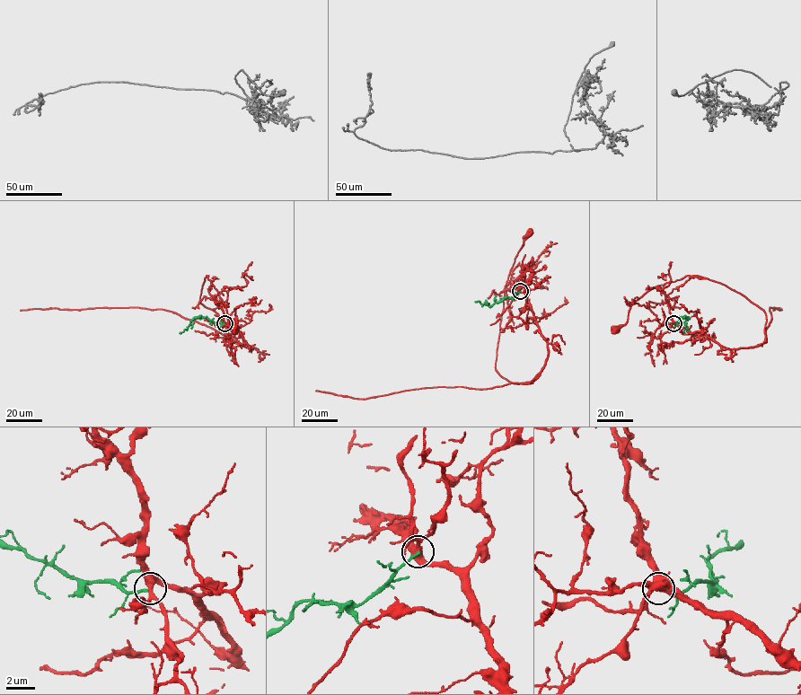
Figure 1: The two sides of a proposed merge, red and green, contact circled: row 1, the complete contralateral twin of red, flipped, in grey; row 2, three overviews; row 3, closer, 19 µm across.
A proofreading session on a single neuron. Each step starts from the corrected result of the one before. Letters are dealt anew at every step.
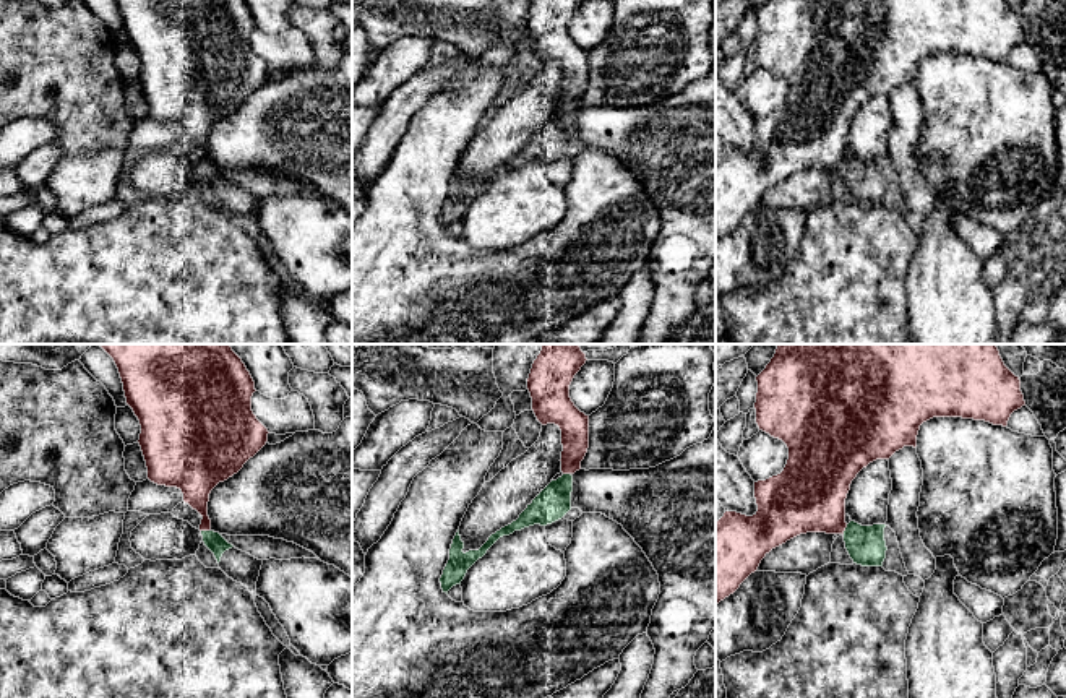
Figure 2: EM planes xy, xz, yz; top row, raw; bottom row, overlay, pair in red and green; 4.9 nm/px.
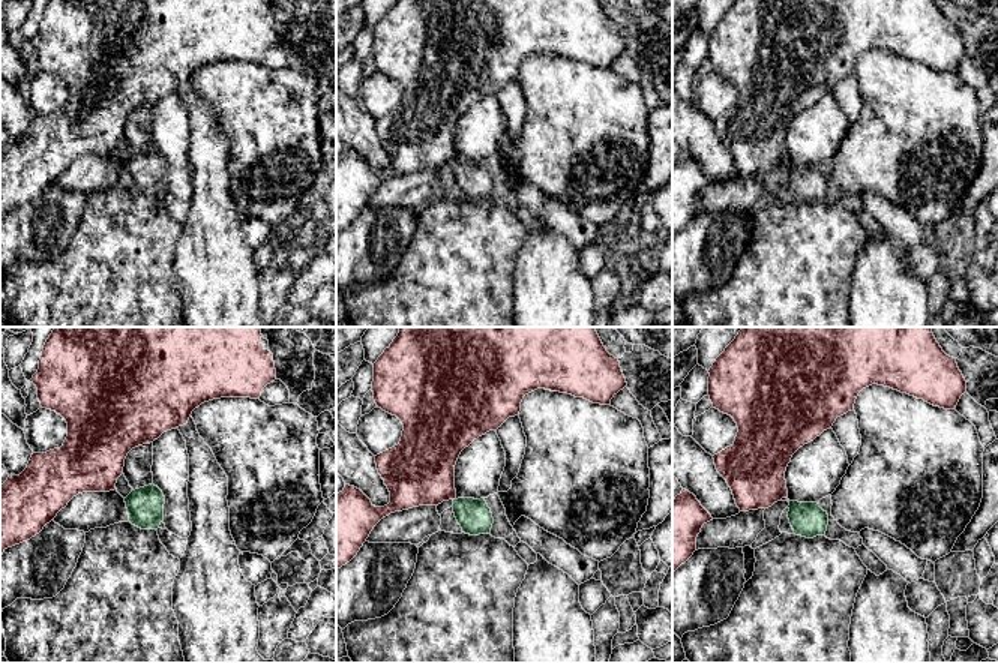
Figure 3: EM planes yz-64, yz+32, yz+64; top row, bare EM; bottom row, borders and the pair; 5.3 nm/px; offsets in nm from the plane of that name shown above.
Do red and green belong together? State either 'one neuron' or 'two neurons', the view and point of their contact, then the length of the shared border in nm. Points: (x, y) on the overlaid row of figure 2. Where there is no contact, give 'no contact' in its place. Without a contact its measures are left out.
two neurons | yz (844, 529) | 50 nm

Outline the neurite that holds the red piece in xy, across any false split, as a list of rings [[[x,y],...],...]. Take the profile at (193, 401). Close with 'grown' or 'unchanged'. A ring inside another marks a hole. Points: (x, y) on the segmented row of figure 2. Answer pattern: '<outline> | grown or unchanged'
[[[99,344],[115,362],[127,398],[140,420],[140,446],[148,479],[157,485],[177,487],[183,502],[203,519],[200,531],[211,529],[208,502],[211,490],[237,474],[268,442],[268,429],[251,411],[255,381],[230,344]]] | unchanged

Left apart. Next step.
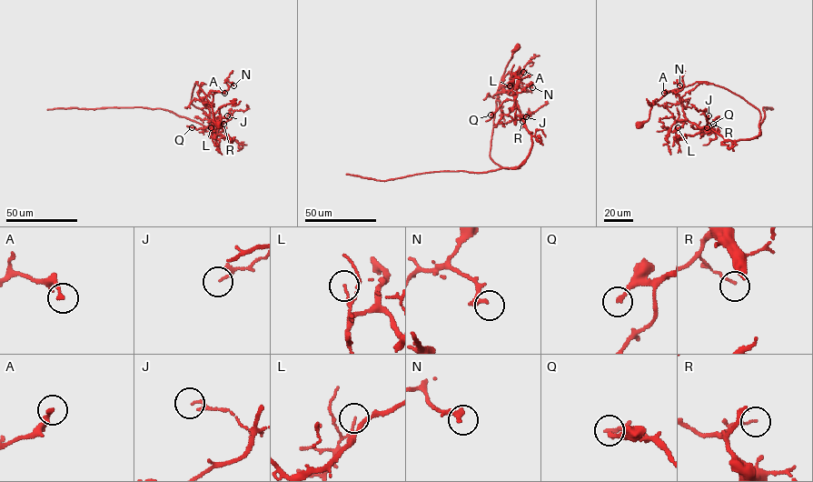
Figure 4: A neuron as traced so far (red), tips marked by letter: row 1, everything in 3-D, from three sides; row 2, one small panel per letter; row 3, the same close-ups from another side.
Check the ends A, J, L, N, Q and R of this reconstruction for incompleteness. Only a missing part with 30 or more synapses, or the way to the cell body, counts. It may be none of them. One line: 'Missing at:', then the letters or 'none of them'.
Missing at: none of them

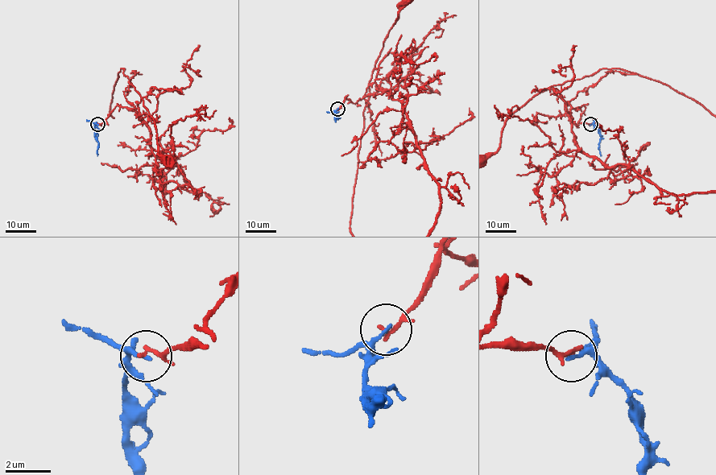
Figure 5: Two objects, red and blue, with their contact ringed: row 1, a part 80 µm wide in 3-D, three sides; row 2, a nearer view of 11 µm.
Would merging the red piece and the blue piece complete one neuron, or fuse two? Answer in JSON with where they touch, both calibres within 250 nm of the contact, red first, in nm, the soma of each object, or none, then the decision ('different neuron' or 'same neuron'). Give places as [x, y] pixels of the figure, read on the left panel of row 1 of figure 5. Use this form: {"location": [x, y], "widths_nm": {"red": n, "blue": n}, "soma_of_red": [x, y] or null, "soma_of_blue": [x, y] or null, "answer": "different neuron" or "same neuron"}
{"location": [97, 124], "widths_nm": {"red": 180, "blue": 130}, "soma_of_red": [167, 160], "soma_of_blue": null, "answer": "different neuron"}

